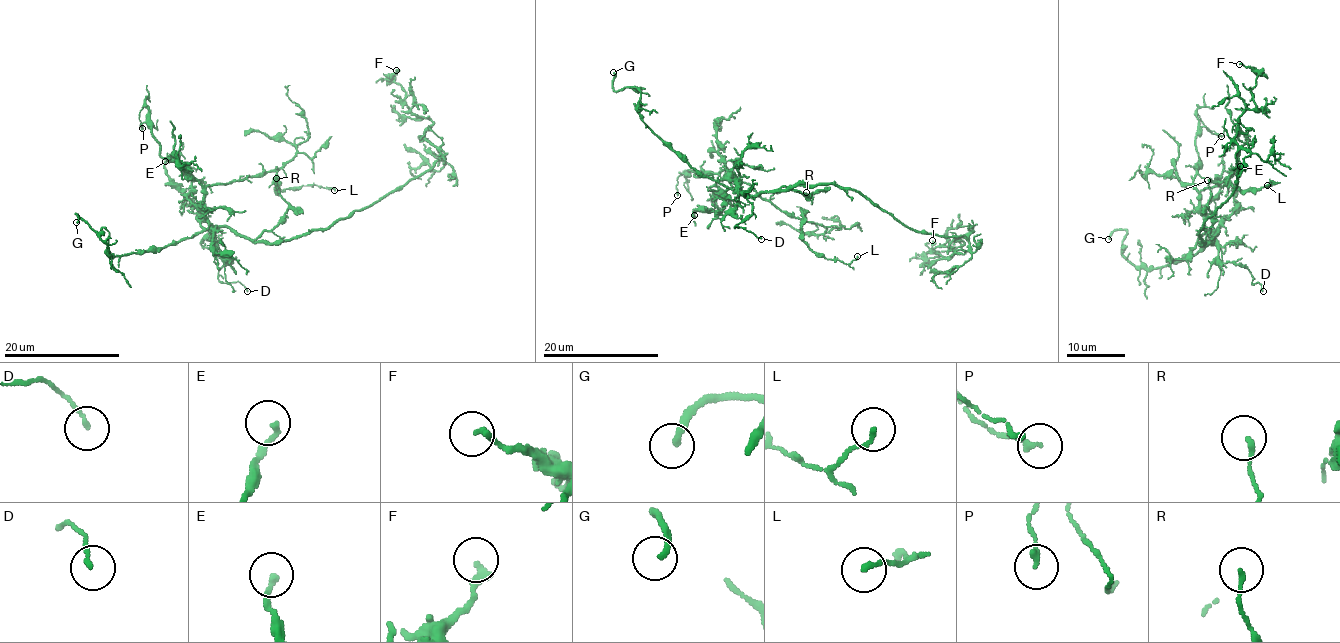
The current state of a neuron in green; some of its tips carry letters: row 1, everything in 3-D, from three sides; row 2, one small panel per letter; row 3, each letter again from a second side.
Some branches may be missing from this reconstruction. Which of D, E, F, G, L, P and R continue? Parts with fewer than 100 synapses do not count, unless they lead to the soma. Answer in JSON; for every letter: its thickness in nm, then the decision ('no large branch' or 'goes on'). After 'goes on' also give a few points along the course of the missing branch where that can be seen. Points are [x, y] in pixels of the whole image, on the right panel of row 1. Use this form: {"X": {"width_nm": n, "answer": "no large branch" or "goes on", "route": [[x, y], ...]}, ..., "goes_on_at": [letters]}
{"D": {"width_nm": 140, "answer": "no large branch"}, "E": {"width_nm": 190, "answer": "no large branch"}, "F": {"width_nm": 260, "answer": "no large branch"}, "G": {"width_nm": 200, "answer": "goes on", "route": [[1108, 239], [1155, 218], [1195, 215], [1216, 218], [1235, 234], [1241, 229]]}, "L": {"width_nm": 150, "answer": "no large branch"}, "P": {"width_nm": 180, "answer": "no large branch"}, "R": {"width_nm": 150, "answer": "no large branch"}, "goes_on_at": ["G"]}

